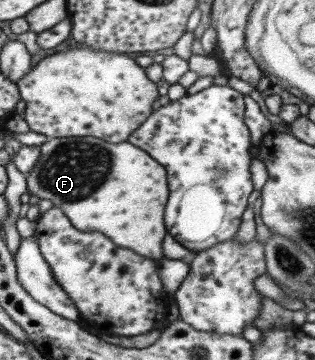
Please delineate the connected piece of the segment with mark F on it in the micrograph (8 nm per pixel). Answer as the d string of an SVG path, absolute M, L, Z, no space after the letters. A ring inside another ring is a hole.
M93 137L48 138L38 148L39 157L25 174L26 193L35 194L37 199L48 199L53 206L61 208L61 212L77 230L89 232L97 229L115 245L130 249L154 262L164 257L161 239L165 237L163 207L167 201L167 181L165 169L157 161L127 141L112 144Z

